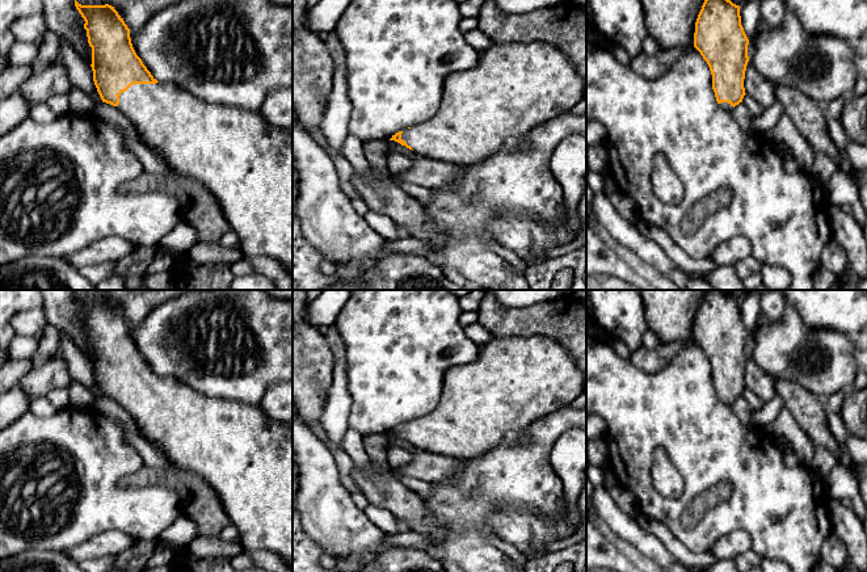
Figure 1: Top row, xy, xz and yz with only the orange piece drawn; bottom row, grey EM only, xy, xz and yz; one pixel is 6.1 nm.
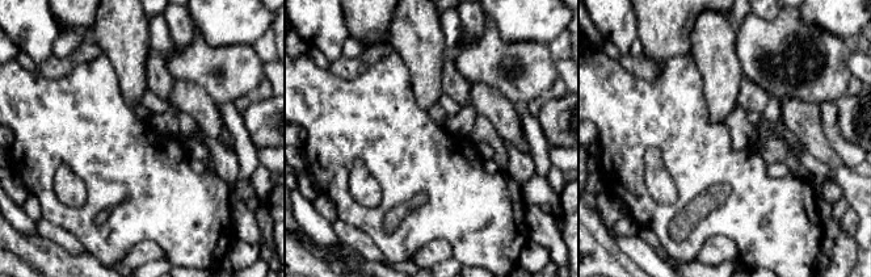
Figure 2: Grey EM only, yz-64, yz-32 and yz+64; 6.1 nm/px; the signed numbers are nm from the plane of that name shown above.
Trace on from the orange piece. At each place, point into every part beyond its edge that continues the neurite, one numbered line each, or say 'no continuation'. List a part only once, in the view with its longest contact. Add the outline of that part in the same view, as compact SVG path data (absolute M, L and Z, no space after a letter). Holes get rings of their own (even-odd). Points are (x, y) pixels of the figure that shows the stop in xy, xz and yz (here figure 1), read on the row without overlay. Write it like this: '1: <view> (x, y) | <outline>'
1: yz (670, 314) | M640 290L644 299L648 329L658 337L661 345L674 341L694 341L695 316L707 291L708 290Z

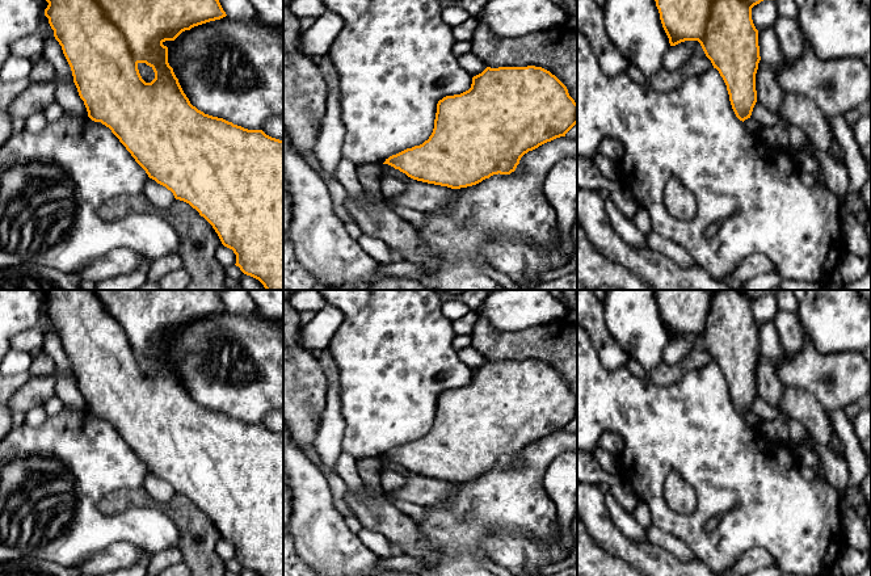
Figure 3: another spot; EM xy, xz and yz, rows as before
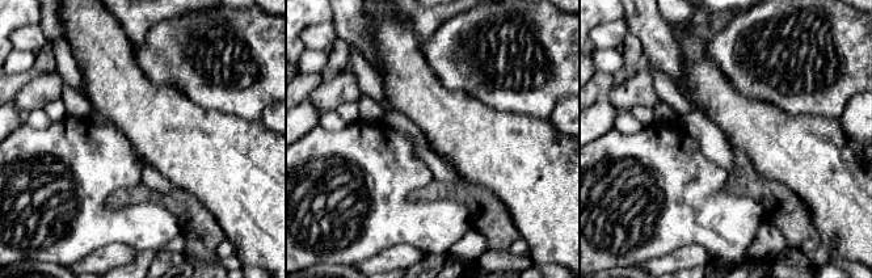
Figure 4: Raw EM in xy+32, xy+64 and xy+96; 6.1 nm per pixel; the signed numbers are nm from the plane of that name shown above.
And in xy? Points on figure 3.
no continuation

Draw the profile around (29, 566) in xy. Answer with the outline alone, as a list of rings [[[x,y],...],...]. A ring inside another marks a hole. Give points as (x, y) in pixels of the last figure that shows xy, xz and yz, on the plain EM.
[[[25,556],[0,563],[0,576],[79,576],[79,573],[72,567],[42,558]]]

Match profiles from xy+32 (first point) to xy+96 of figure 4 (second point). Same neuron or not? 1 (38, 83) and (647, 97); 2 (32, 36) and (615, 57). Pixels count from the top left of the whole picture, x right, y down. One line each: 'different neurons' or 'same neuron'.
1: same neuron
2: different neurons

